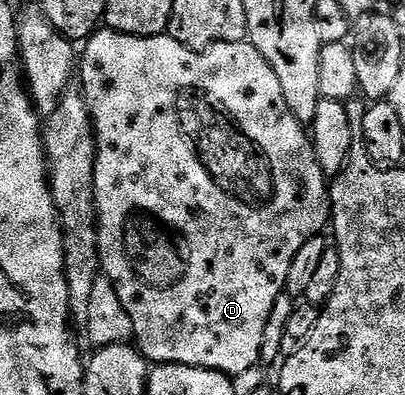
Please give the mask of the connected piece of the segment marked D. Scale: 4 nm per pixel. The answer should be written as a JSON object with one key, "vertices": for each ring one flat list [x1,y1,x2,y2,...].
{"vertices":[[99,30,85,41,83,50,80,52,80,80,82,85,80,91,82,97,86,99,86,105,90,111,90,116,94,119,94,137,98,143,98,157,96,158,96,170,94,171,94,204,98,208,98,259,101,271,105,279,111,280,114,284,116,294,120,294,120,302,132,318,132,337,133,343,139,352,146,357,147,361,159,364,183,364,193,368,213,368,216,372,224,372,231,378,238,378,241,372,249,370,253,364,257,365,260,361,260,346,264,342,264,326,268,326,268,314,272,314,272,306,276,306,276,298,280,298,286,291,286,279,288,270,292,270,292,258,300,254,300,246,308,242,312,237,319,235,331,223,330,190,328,187,328,177,320,170,320,162,316,162,316,154,311,137,307,129,299,123,296,117,288,110,284,102,284,94,280,90,280,82,276,79,276,74,272,66,256,50,253,44,237,40,225,45,226,60,222,56,213,56,215,53,210,50,195,50,186,48,180,42,176,42,169,36,126,36,122,32,111,32,109,30]]}

